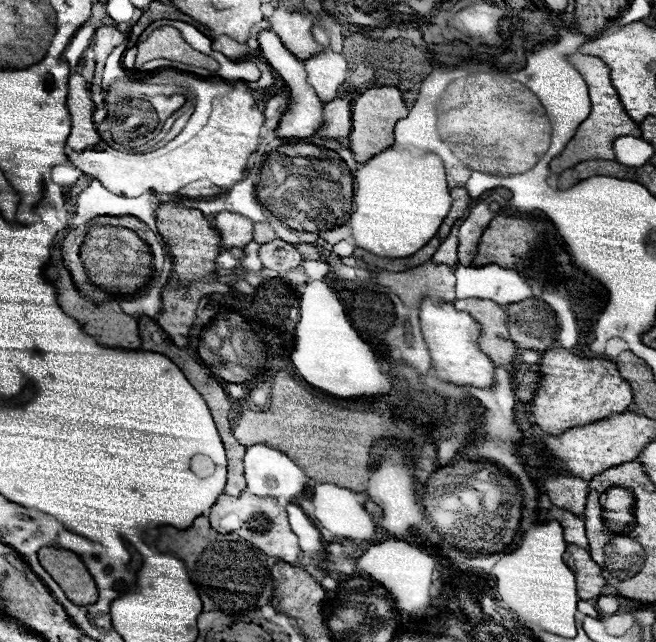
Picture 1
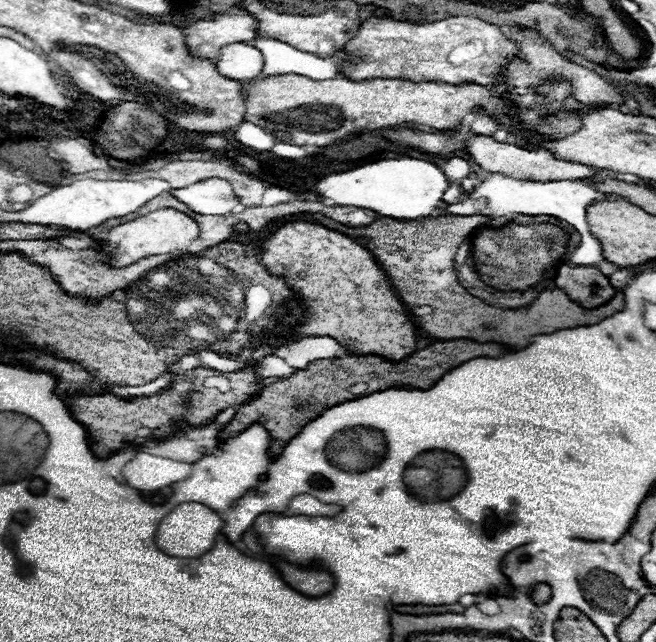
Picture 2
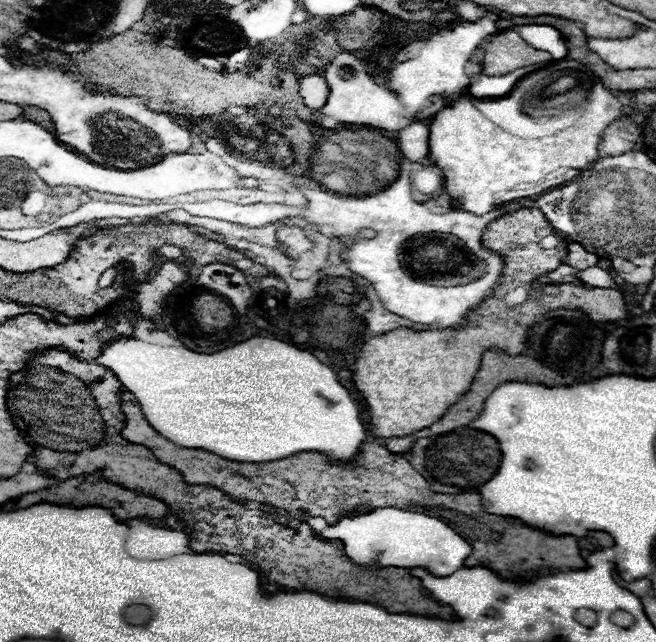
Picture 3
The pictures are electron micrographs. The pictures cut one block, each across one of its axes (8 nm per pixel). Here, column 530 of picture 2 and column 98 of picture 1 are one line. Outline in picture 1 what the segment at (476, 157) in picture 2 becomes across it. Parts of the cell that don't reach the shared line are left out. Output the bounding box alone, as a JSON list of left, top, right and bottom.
[68,82,264,196]

